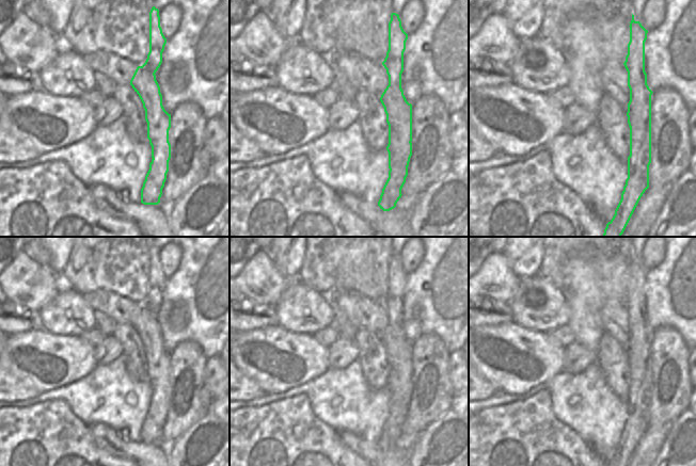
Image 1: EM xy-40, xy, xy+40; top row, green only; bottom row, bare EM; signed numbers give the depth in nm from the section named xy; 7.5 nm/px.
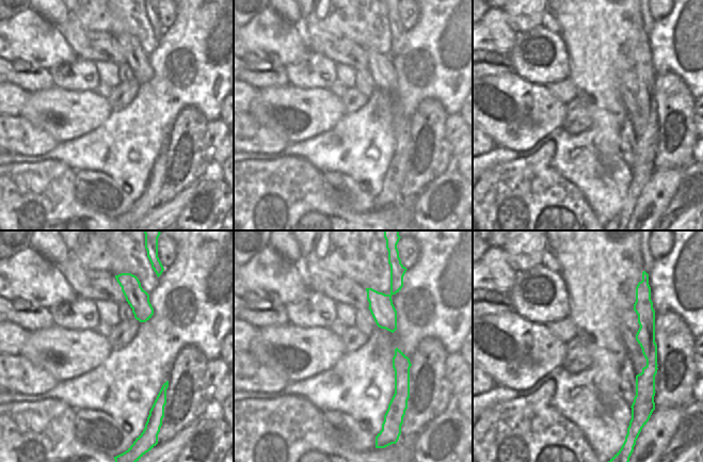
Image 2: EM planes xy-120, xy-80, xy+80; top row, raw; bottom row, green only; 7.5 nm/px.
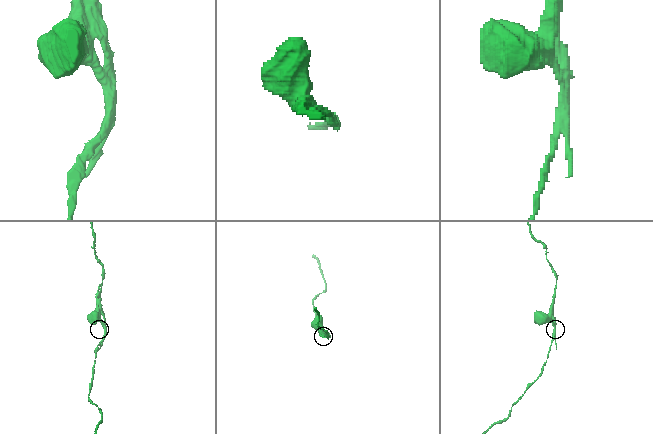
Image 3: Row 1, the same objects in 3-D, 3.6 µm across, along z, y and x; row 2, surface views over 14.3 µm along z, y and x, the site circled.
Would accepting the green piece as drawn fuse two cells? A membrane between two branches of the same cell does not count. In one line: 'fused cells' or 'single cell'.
fused cells

